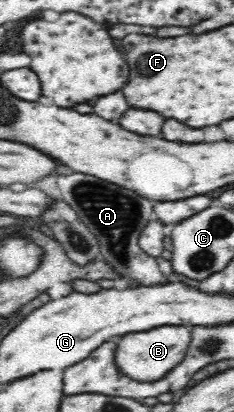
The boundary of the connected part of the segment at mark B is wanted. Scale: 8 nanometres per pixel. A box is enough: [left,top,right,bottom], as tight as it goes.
[116,326,192,383]

